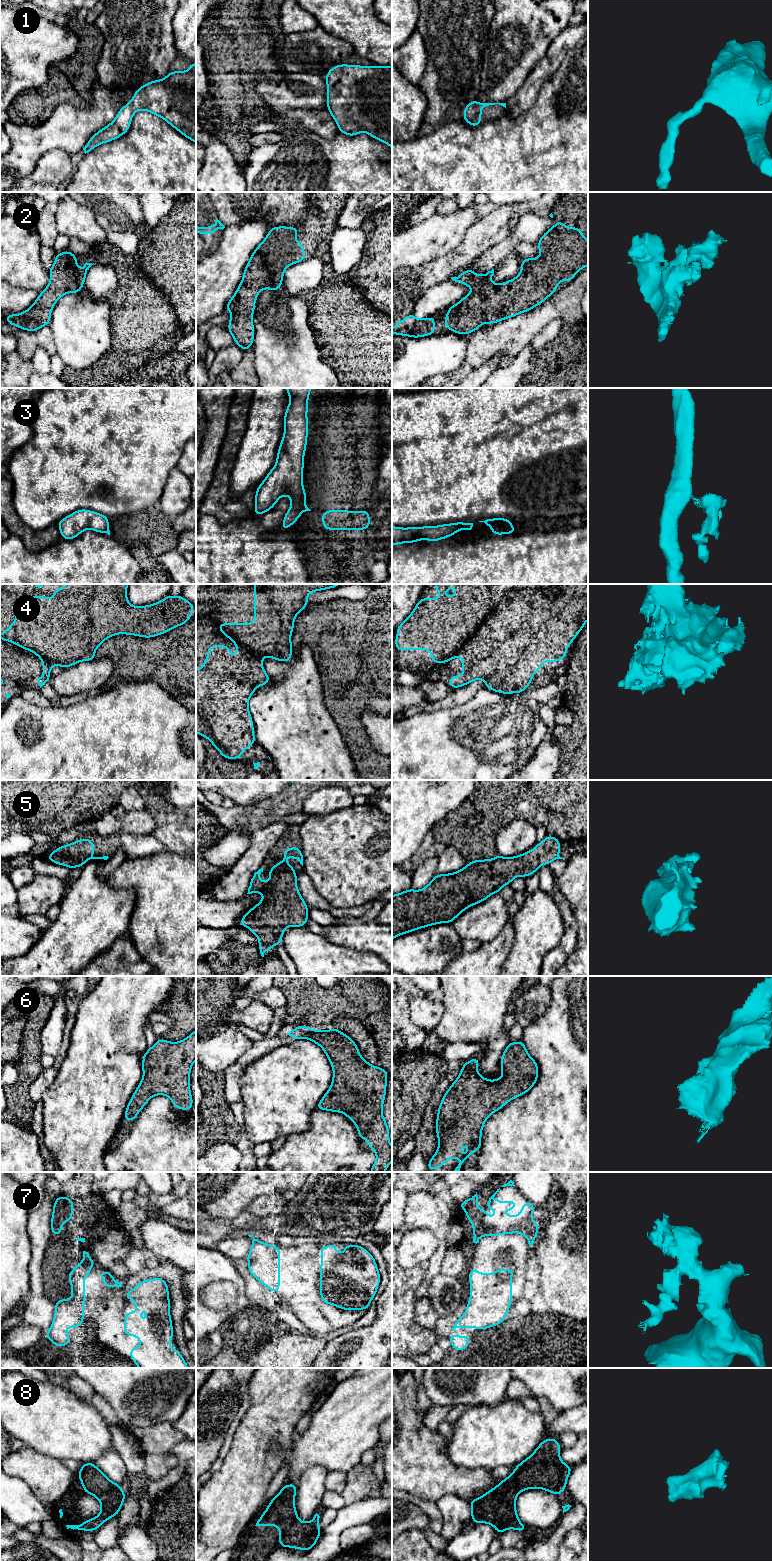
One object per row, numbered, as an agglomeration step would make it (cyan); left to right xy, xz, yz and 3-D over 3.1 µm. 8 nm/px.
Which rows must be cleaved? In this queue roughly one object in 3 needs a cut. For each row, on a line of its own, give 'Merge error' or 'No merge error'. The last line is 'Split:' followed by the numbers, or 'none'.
1: No merge error
2: No merge error
3: Merge error
4: Merge error
5: No merge error
6: No merge error
7: No merge error
8: No merge error
Split: 3, 4

